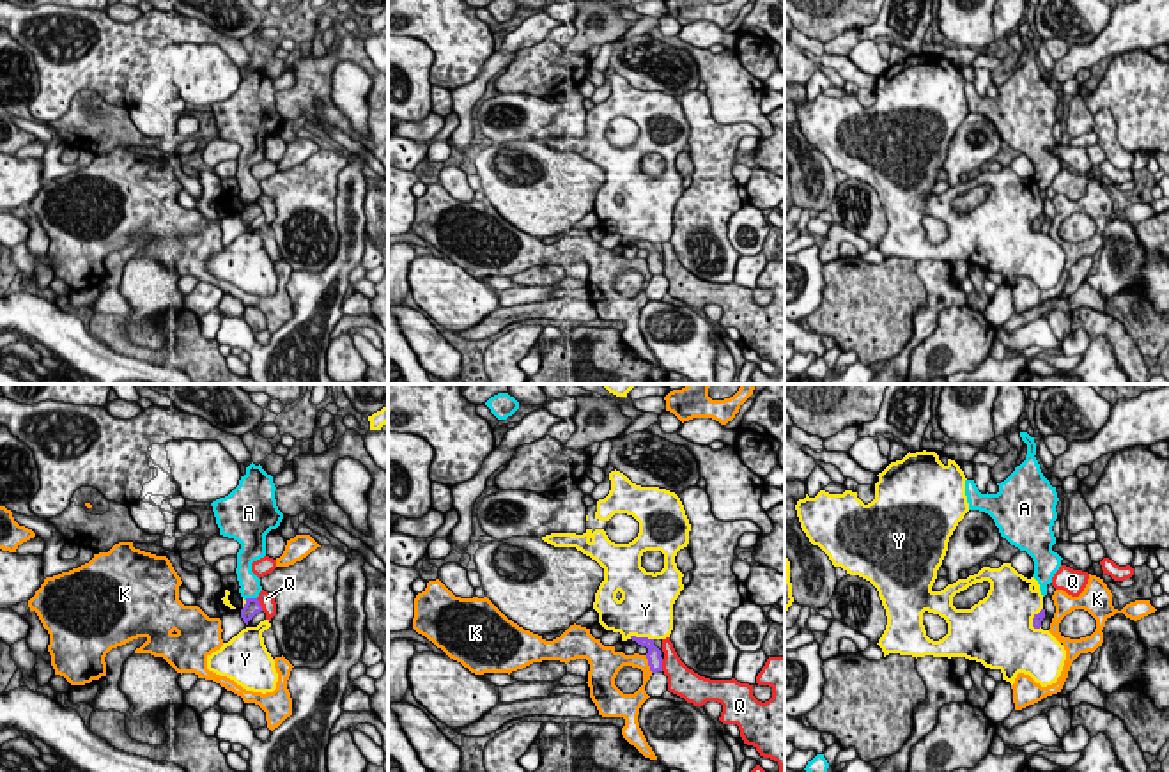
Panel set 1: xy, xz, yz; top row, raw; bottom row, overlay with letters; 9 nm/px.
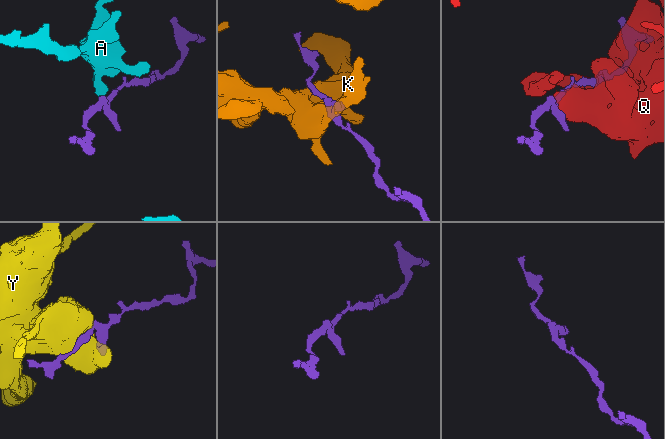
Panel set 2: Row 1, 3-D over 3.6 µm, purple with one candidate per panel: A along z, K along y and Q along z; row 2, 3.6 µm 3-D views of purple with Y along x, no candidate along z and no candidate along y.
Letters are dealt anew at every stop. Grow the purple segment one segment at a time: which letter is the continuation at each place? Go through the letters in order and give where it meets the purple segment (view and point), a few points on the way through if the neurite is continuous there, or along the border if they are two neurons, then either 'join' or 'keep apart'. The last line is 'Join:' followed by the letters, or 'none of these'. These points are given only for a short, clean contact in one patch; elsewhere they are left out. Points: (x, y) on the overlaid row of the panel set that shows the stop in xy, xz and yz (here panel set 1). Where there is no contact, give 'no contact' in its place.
A: contact xy (250, 599); border xy (255, 597), (245, 599); keep apart
K: contact xz (649, 664); keep apart
Q: contact xy (259, 604); keep apart
Y: contact xz (642, 638); keep apart
Join: none of these

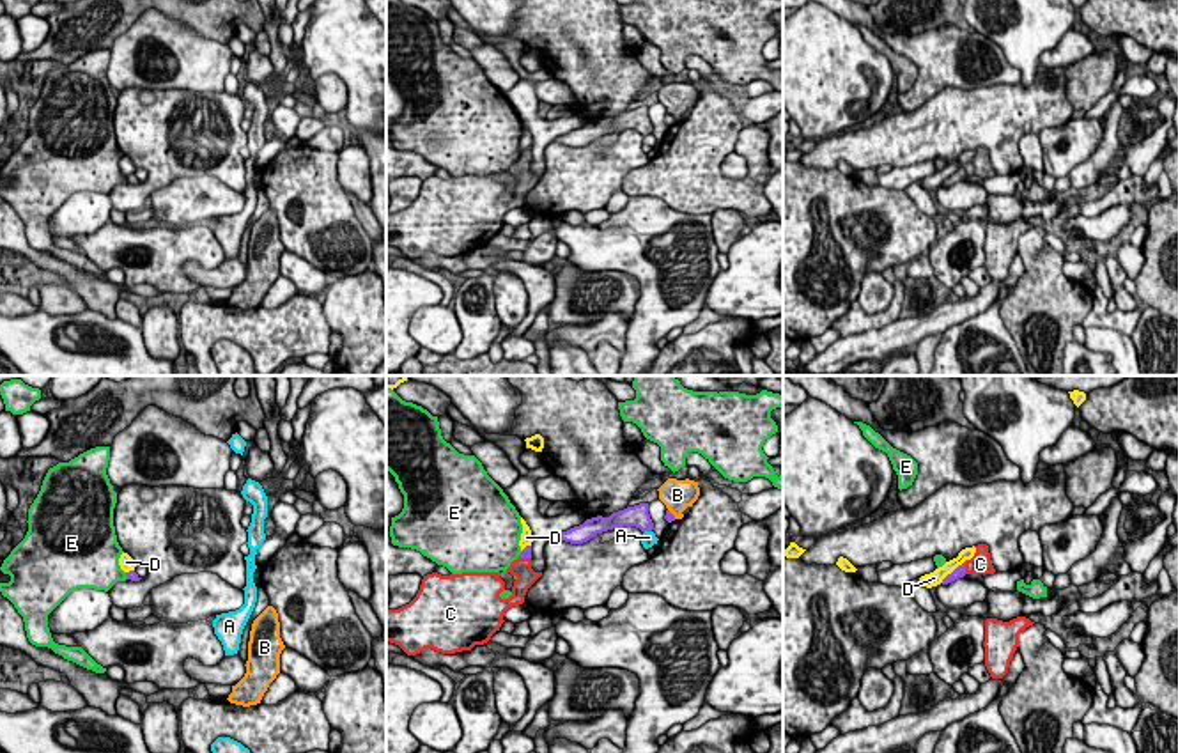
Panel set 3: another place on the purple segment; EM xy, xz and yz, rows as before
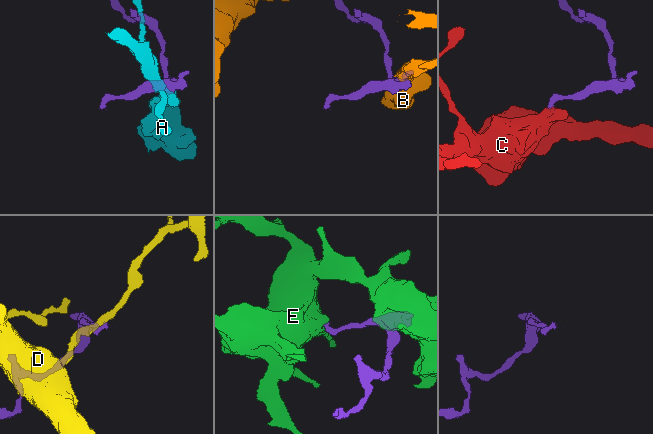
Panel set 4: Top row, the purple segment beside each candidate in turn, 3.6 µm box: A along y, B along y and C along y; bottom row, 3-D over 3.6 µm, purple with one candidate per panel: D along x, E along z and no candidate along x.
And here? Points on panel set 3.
A: contact xz (647, 530); border xz (650, 530), (643, 534); keep apart
B: contact xz (672, 514); keep apart
C: contact yz (964, 569); way yz (960, 571), (964, 569), (980, 564); join
D: contact yz (952, 573); border yz (960, 564), (941, 582); keep apart
E: contact xy (126, 574); border xy (124, 573), (128, 578); keep apart
Join: C

